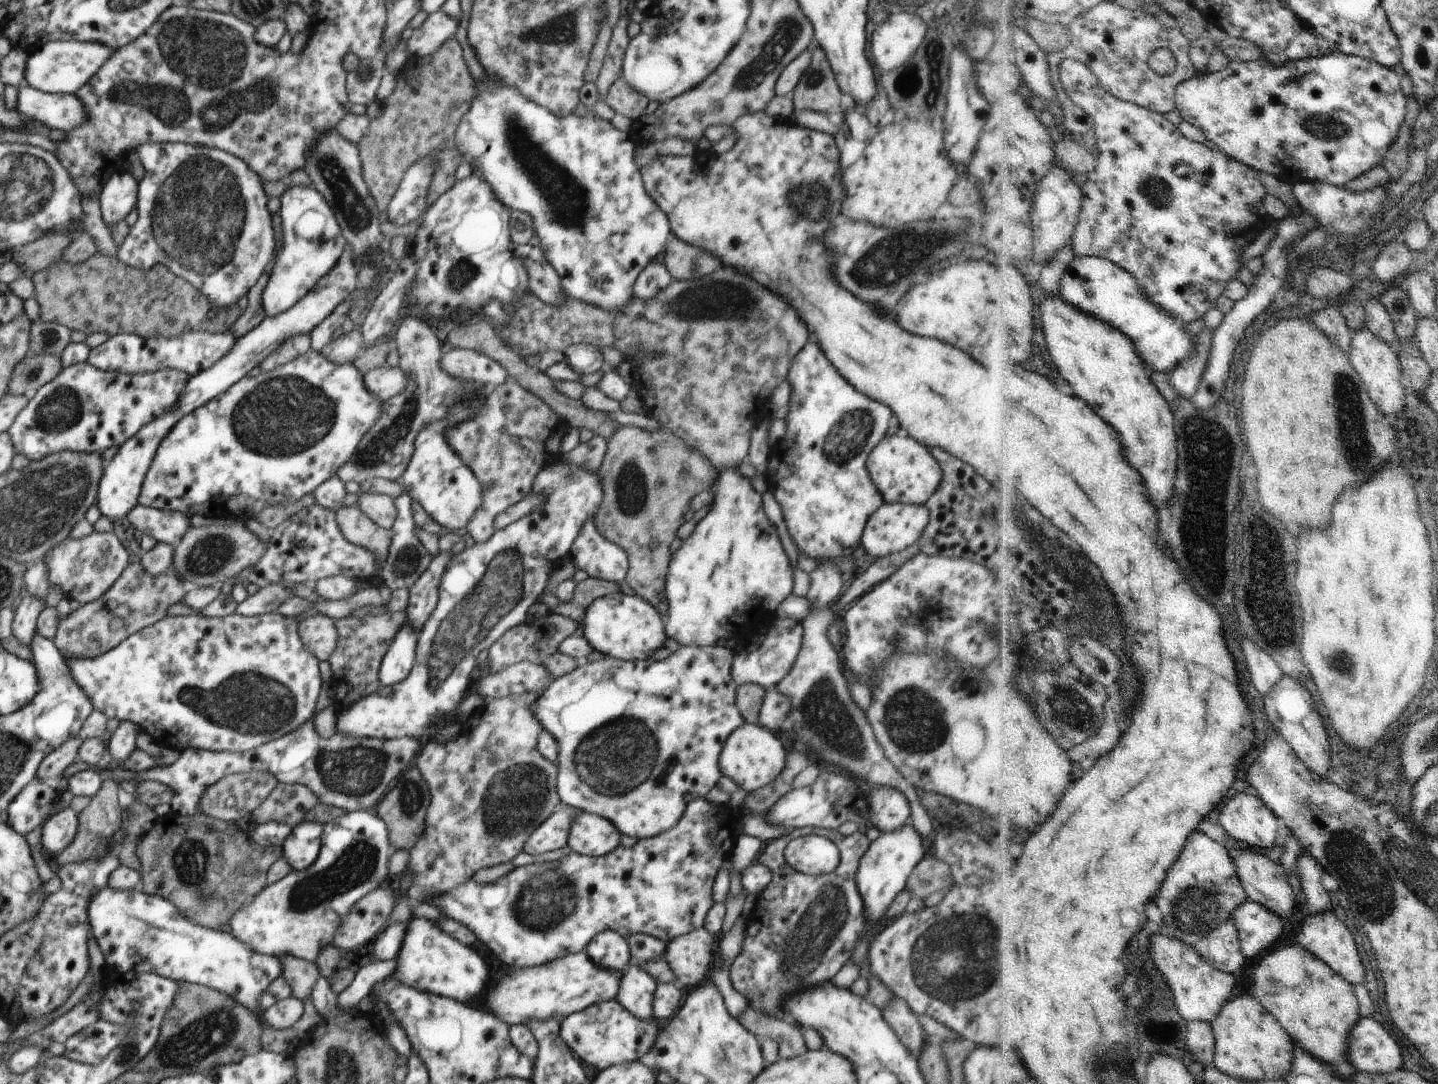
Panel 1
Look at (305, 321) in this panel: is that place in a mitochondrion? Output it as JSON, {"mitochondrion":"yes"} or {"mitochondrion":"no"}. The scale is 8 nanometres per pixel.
{"mitochondrion":"no"}

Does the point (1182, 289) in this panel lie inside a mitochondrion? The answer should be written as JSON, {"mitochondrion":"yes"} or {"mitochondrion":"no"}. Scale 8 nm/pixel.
{"mitochondrion":"no"}

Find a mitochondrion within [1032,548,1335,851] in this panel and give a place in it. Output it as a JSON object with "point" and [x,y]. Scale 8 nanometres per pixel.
{"point":[1064,703]}

